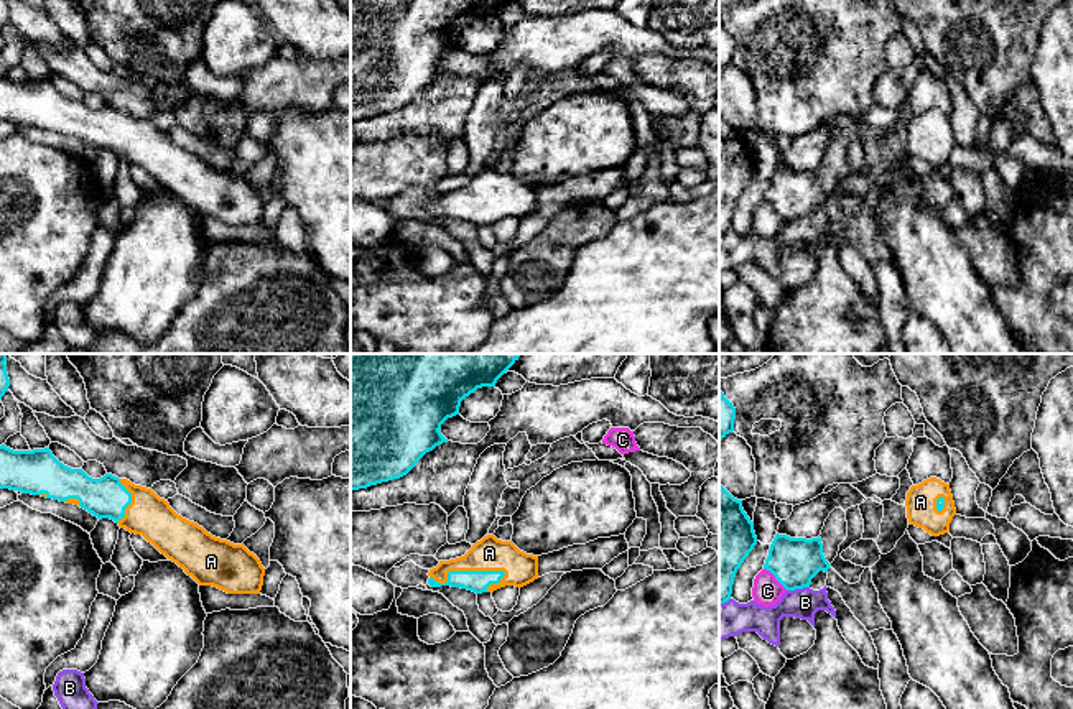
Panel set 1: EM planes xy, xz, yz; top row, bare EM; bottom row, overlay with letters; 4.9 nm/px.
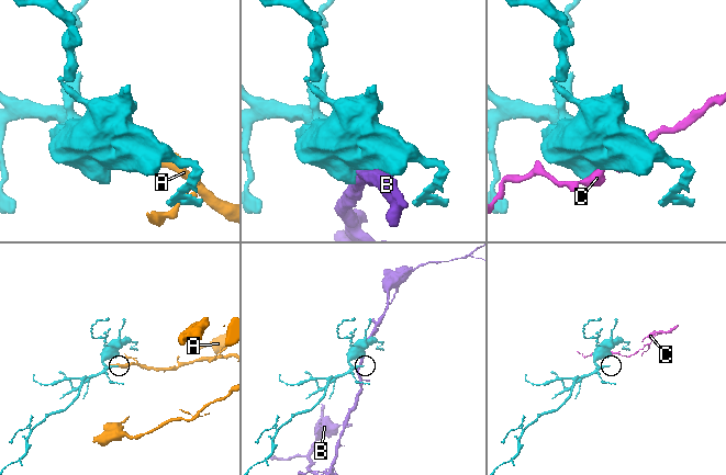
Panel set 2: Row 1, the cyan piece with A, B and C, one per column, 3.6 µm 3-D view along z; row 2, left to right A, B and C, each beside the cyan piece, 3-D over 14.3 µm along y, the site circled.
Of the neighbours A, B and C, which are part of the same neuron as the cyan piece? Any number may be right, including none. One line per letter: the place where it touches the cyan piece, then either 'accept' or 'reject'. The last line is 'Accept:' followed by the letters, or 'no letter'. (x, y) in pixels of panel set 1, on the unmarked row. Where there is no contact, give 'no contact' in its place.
A: contact xz (464, 203); accept
B: contact yz (797, 219); reject
C: contact yz (775, 209); reject
Accept: A

